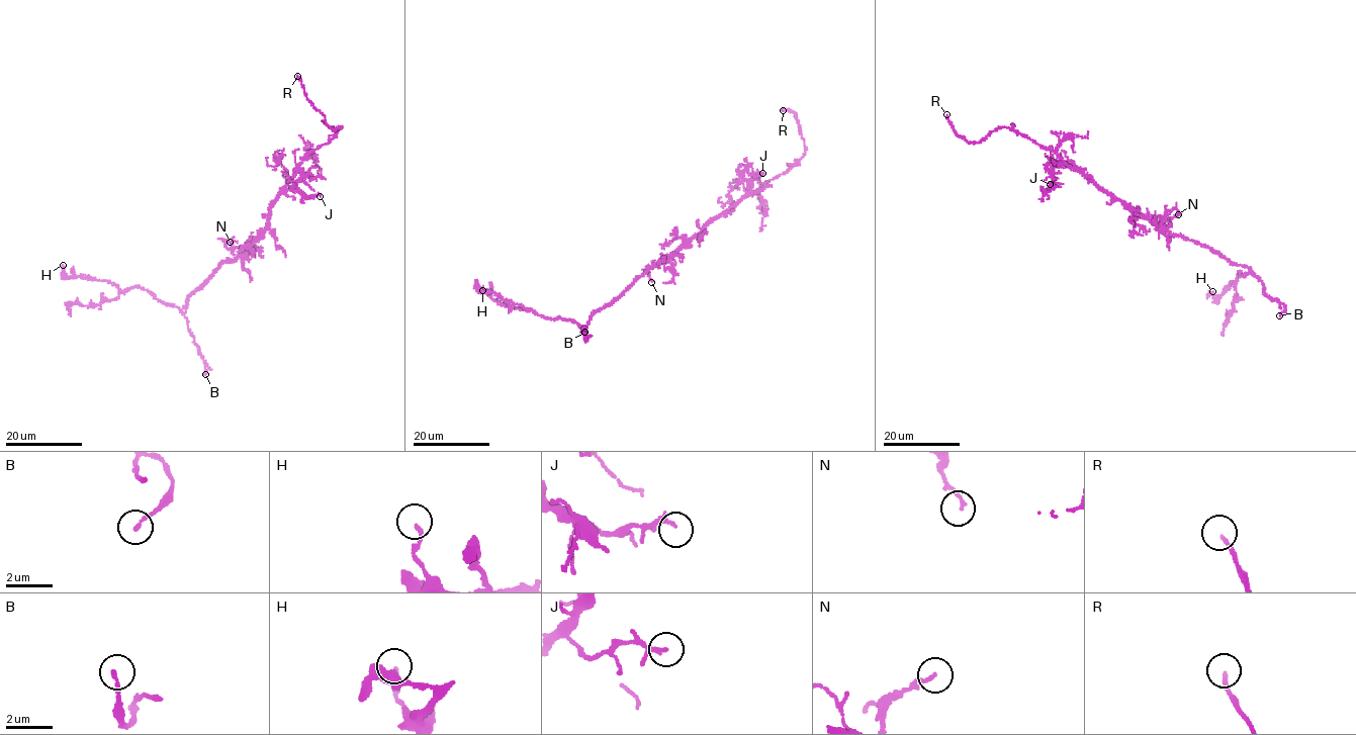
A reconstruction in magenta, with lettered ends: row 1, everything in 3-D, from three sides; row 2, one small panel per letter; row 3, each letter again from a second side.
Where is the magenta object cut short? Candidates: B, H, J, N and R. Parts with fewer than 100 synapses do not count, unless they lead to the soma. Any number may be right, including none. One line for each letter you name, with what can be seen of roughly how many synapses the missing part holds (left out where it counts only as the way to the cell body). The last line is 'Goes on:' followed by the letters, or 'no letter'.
Goes on: R

